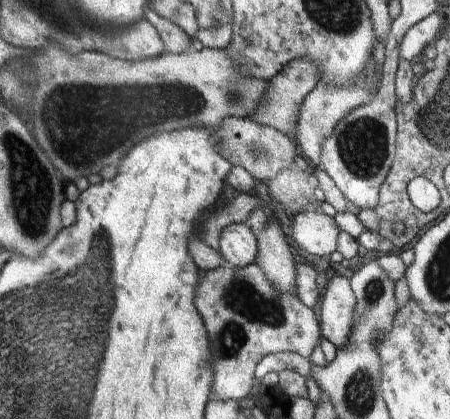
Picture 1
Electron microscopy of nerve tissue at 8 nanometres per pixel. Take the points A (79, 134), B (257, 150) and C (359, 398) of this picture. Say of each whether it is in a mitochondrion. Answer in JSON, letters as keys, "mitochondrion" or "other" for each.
{"A":"mitochondrion","B":"mitochondrion","C":"mitochondrion"}

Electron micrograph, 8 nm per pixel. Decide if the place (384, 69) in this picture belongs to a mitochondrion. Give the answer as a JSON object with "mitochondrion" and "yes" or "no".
{"mitochondrion":"no"}

